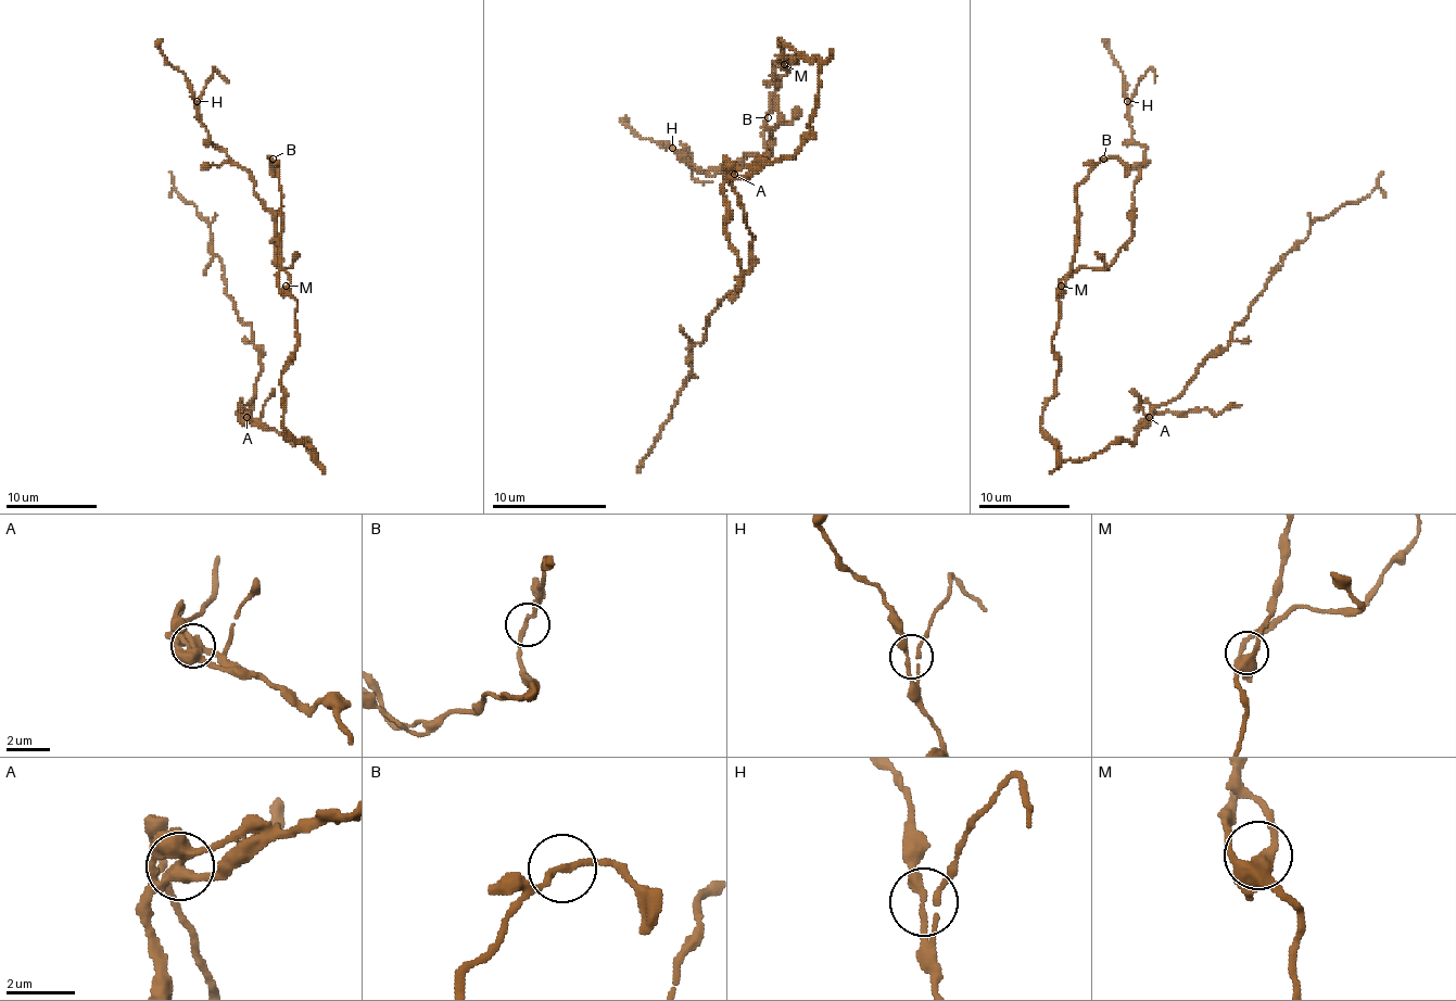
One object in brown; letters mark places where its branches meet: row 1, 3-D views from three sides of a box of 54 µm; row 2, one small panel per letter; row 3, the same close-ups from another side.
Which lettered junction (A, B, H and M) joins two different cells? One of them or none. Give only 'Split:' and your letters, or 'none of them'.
Split: A

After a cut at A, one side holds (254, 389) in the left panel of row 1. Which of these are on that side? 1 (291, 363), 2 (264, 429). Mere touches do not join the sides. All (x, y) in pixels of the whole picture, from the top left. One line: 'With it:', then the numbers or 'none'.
With it: 2

